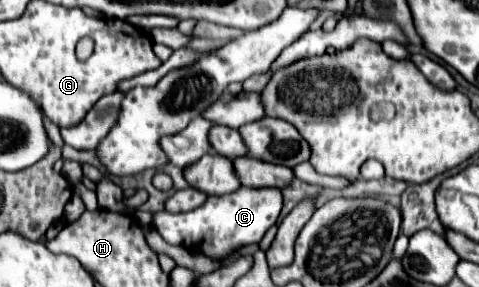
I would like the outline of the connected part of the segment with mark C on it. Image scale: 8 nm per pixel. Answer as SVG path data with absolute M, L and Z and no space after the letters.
M242 187L236 193L208 197L208 201L186 213L154 213L154 227L170 245L182 245L210 257L222 257L238 247L260 243L264 233L278 221L282 209L280 189L248 189Z

